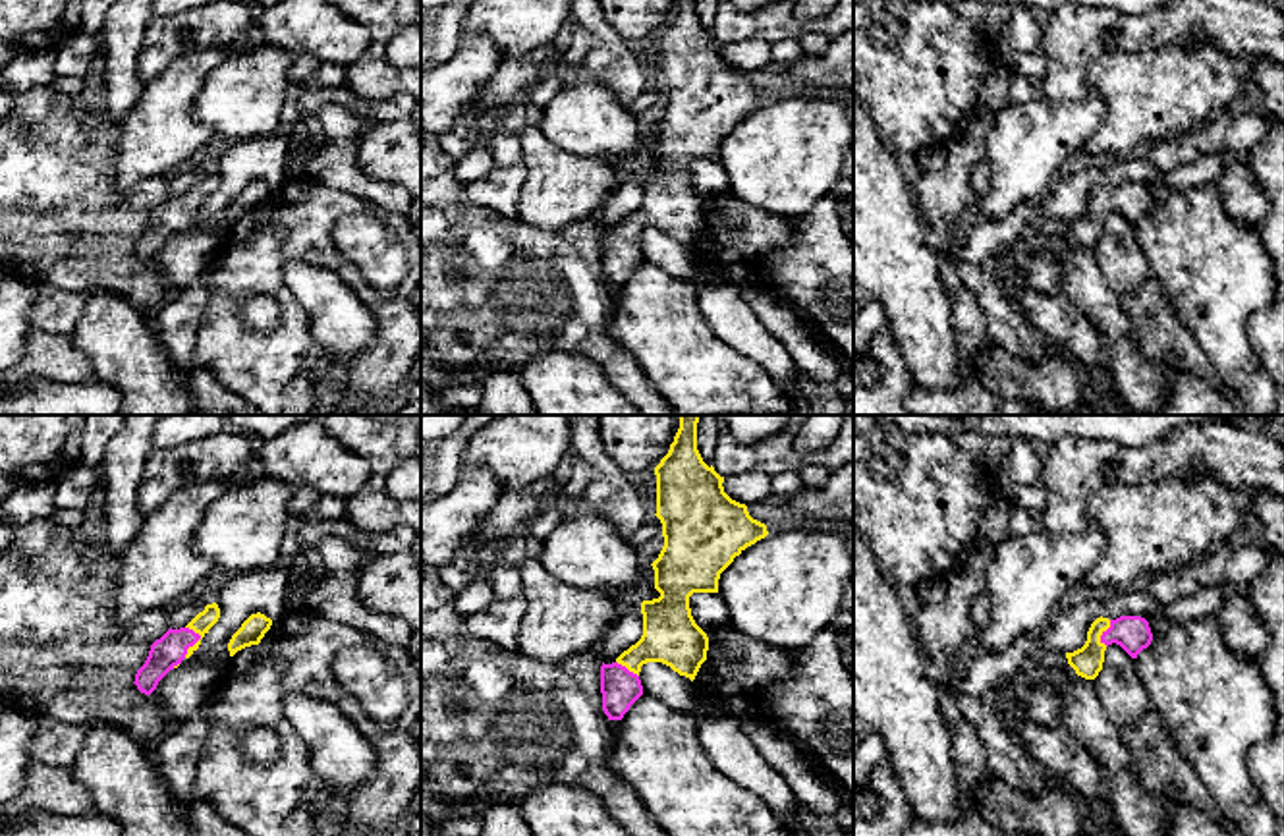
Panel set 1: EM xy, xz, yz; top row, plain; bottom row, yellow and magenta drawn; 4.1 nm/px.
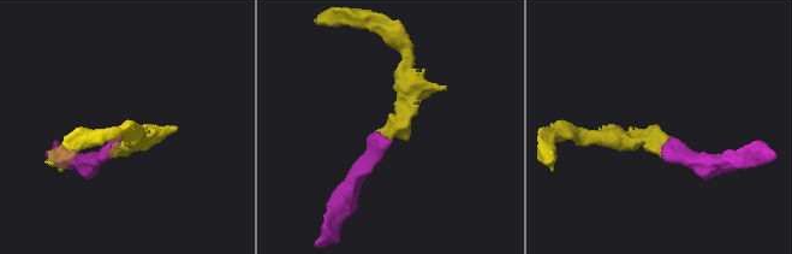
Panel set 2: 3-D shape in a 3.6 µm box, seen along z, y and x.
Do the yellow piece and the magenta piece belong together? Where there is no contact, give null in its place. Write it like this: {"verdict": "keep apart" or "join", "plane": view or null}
{"verdict": "join", "plane": "xy"}

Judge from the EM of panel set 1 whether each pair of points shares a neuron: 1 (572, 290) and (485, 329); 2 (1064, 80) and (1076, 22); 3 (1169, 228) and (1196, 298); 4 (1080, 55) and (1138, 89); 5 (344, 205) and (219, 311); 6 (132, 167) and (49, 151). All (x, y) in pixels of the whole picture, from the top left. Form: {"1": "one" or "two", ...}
{"1": "one", "2": "one", "3": "one", "4": "two", "5": "one", "6": "two"}

